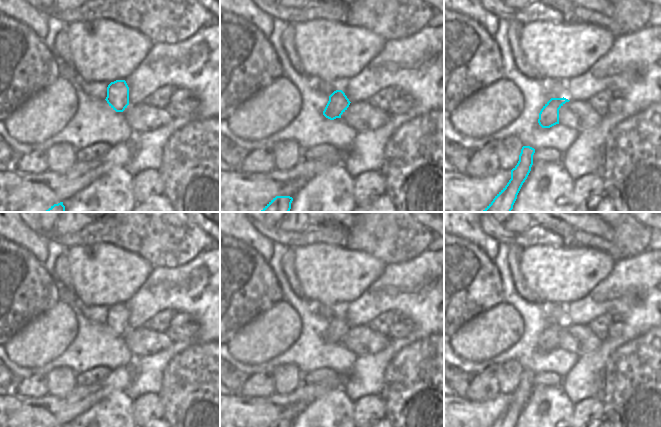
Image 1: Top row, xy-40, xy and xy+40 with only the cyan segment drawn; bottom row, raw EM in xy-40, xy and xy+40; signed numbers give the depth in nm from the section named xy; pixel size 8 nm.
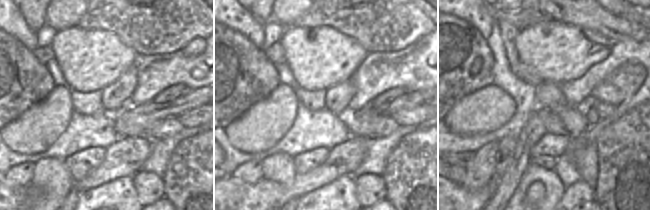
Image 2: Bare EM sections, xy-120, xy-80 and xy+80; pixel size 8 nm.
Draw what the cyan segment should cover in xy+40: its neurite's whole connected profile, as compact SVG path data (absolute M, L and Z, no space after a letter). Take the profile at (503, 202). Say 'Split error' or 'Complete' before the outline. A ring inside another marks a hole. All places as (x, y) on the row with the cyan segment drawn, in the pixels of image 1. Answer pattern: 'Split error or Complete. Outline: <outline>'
Complete. Outline: M530 146L522 147L519 161L511 170L511 179L483 212L511 212L517 195L531 171L534 153L534 148Z

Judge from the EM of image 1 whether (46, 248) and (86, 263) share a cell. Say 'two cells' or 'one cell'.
two cells

